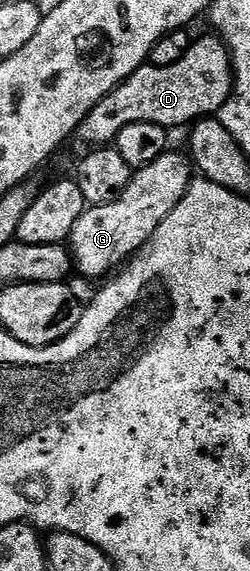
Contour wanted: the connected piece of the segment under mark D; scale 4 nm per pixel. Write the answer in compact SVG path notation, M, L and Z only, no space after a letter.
M196 37L189 52L185 52L177 64L145 64L133 72L133 76L125 79L115 91L105 96L105 100L96 104L89 116L85 116L77 131L78 137L83 137L88 147L103 148L114 143L117 132L121 132L125 124L144 122L168 128L186 127L200 118L218 115L233 89L233 63L222 38L210 37Z

